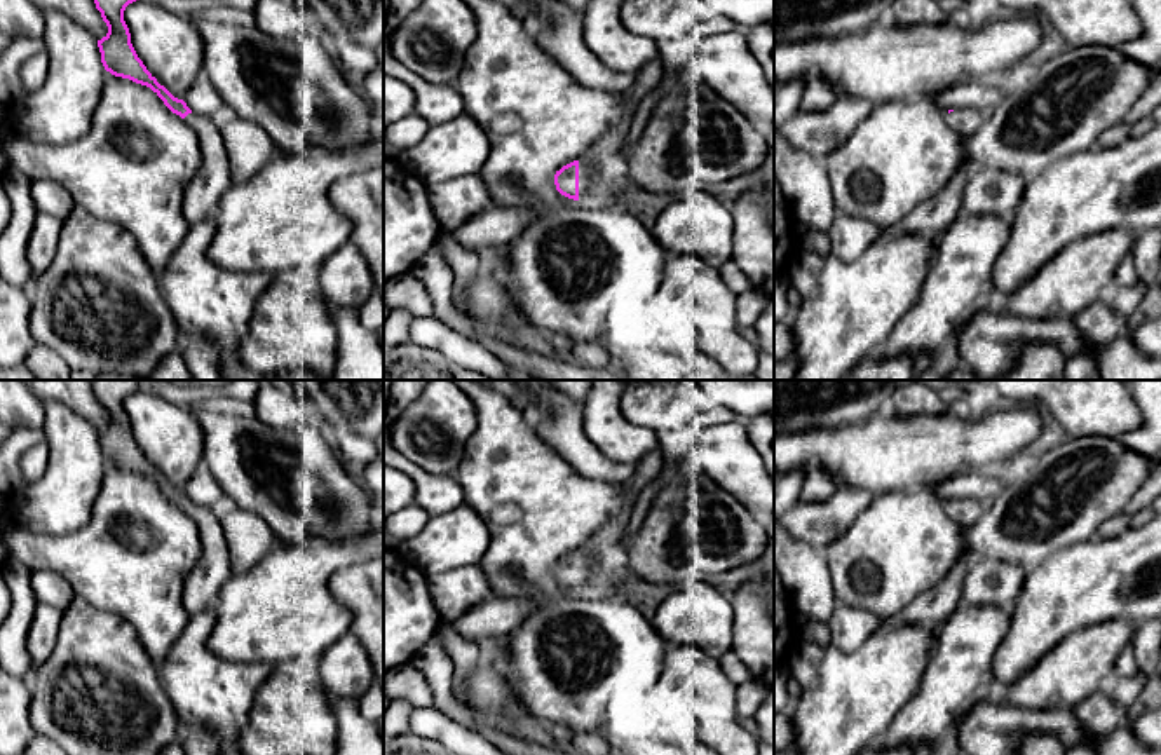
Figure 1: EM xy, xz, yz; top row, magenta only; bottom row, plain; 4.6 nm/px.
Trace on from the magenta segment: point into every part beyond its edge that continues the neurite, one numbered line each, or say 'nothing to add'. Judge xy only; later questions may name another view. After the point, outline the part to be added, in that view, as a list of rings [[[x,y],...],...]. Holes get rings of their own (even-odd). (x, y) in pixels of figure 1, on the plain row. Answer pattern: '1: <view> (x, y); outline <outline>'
1: xy (204, 583); outline [[[194,502],[185,507],[185,513],[199,525],[202,542],[202,554],[183,584],[185,612],[188,616],[197,616],[199,612],[209,609],[209,602],[220,595],[225,582],[232,577],[232,568],[220,518],[211,509]]]

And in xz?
1: xz (584, 565); outline [[[580,549],[579,551],[579,591],[586,591],[589,588],[591,577],[593,577],[593,567],[589,561],[589,554]]]

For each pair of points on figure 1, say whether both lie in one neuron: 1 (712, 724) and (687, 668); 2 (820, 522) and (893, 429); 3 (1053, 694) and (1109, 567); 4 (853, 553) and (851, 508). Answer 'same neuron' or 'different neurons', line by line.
1: same neuron
2: different neurons
3: different neurons
4: different neurons

